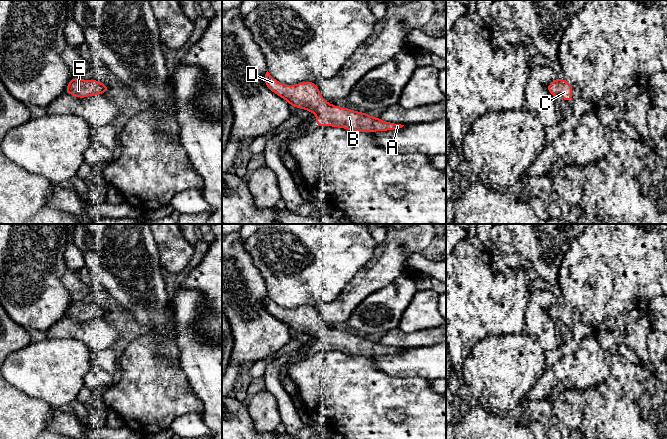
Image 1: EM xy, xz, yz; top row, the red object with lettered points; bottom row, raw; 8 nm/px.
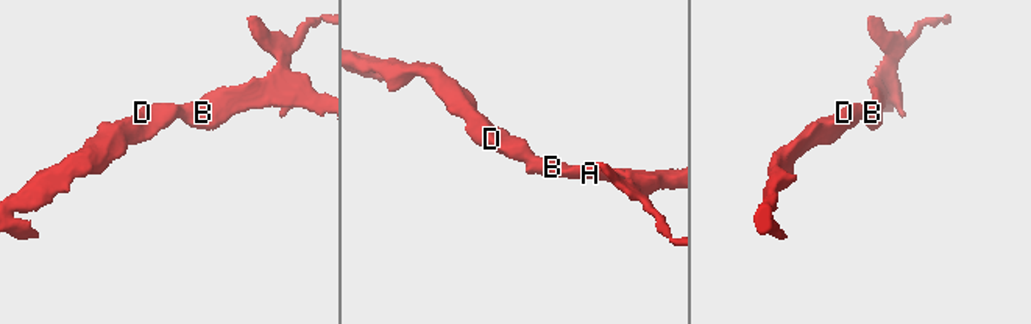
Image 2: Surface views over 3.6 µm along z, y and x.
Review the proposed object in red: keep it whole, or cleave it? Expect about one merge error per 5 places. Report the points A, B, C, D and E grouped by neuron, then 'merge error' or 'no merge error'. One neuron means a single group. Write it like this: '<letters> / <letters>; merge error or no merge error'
A B C D E; no merge error

